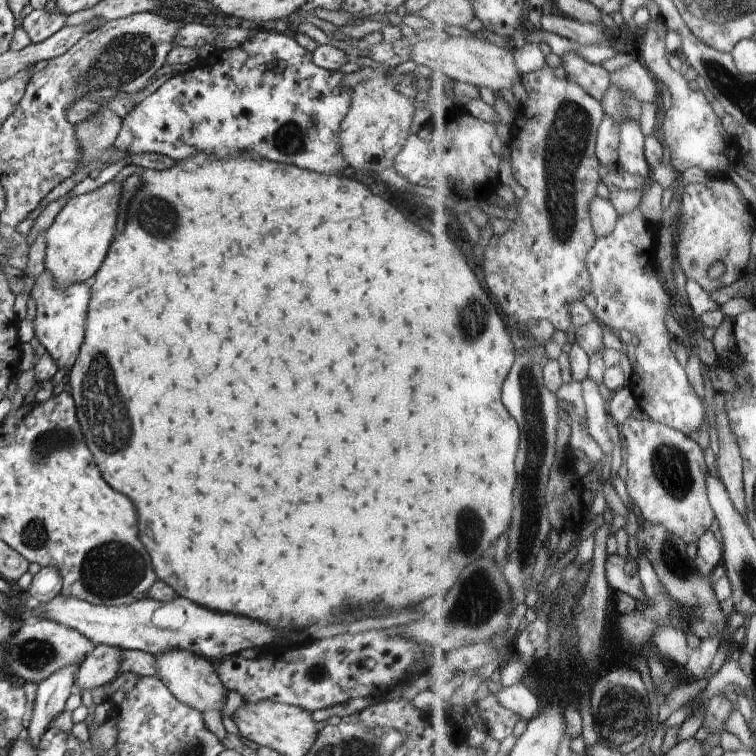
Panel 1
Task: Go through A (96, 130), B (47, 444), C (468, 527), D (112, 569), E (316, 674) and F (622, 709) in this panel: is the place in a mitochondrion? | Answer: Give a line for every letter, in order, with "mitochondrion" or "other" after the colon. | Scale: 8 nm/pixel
A: mitochondrion
B: mitochondrion
C: mitochondrion
D: mitochondrion
E: mitochondrion
F: mitochondrion

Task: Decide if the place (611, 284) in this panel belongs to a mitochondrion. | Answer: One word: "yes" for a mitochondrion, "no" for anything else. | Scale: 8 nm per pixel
yes

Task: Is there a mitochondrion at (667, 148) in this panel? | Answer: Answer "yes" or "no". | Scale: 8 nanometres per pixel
no

